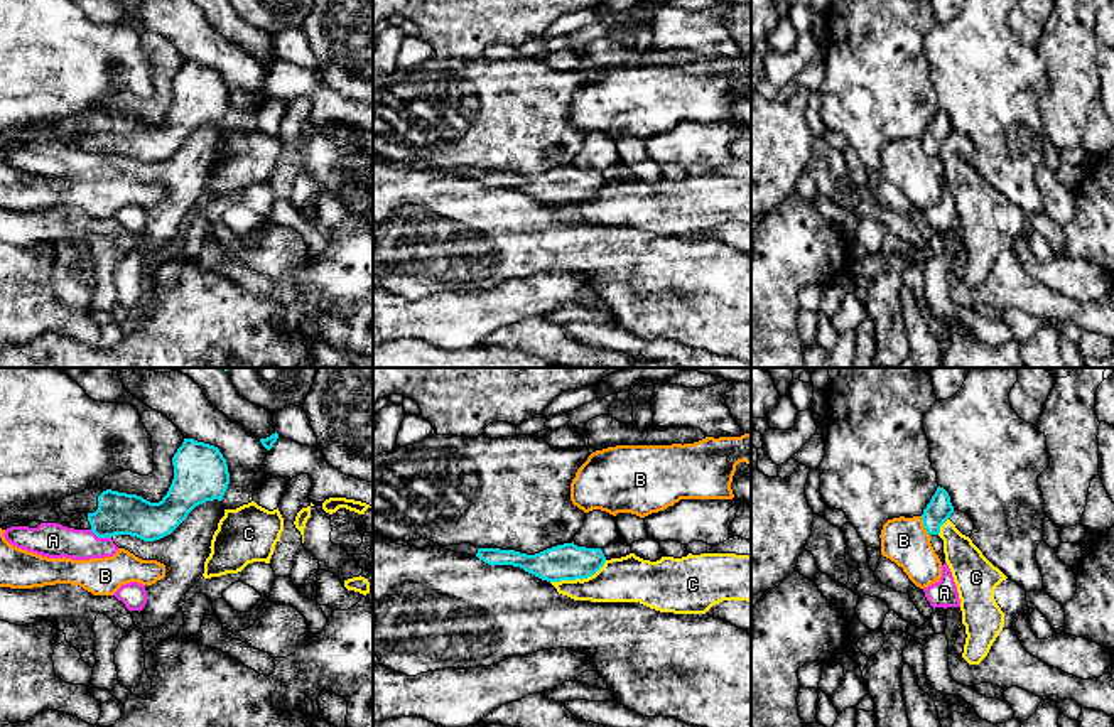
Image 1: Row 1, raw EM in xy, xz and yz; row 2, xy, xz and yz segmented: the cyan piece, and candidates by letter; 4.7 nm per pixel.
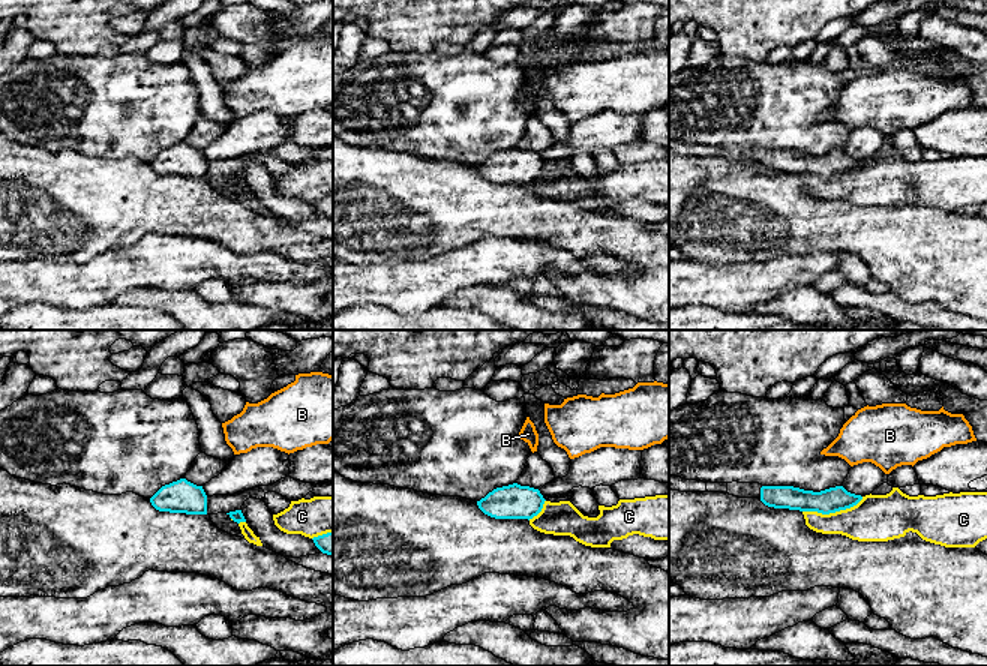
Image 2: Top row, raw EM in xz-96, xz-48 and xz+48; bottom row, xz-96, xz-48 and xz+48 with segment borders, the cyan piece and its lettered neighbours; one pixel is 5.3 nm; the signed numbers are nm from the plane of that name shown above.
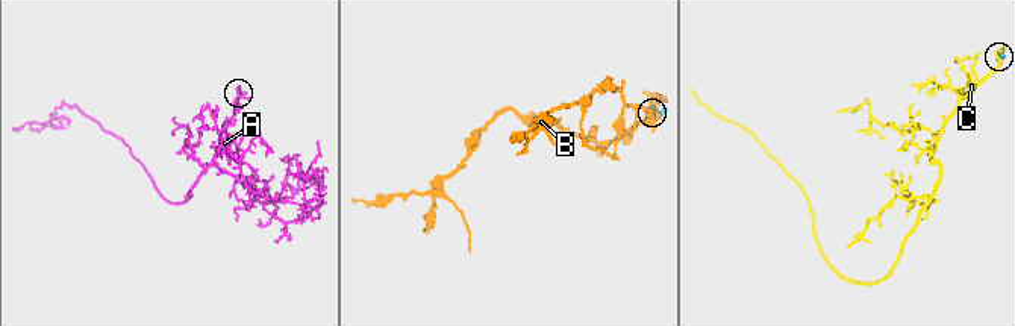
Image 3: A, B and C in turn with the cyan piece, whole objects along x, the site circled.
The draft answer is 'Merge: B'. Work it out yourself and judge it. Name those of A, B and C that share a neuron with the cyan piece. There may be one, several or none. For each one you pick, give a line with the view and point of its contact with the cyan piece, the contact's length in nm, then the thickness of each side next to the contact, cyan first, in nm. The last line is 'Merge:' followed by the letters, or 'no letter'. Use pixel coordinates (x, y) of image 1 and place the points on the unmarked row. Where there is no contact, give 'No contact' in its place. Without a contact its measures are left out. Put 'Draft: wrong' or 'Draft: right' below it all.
A: Touches cyan at xy (100, 159). Shared border 110 nm. Thickness 200 nm (cyan) against 170 nm
Merge: A
Draft: wrong

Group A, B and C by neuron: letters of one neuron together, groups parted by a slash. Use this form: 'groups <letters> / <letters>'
groups A / B / C

